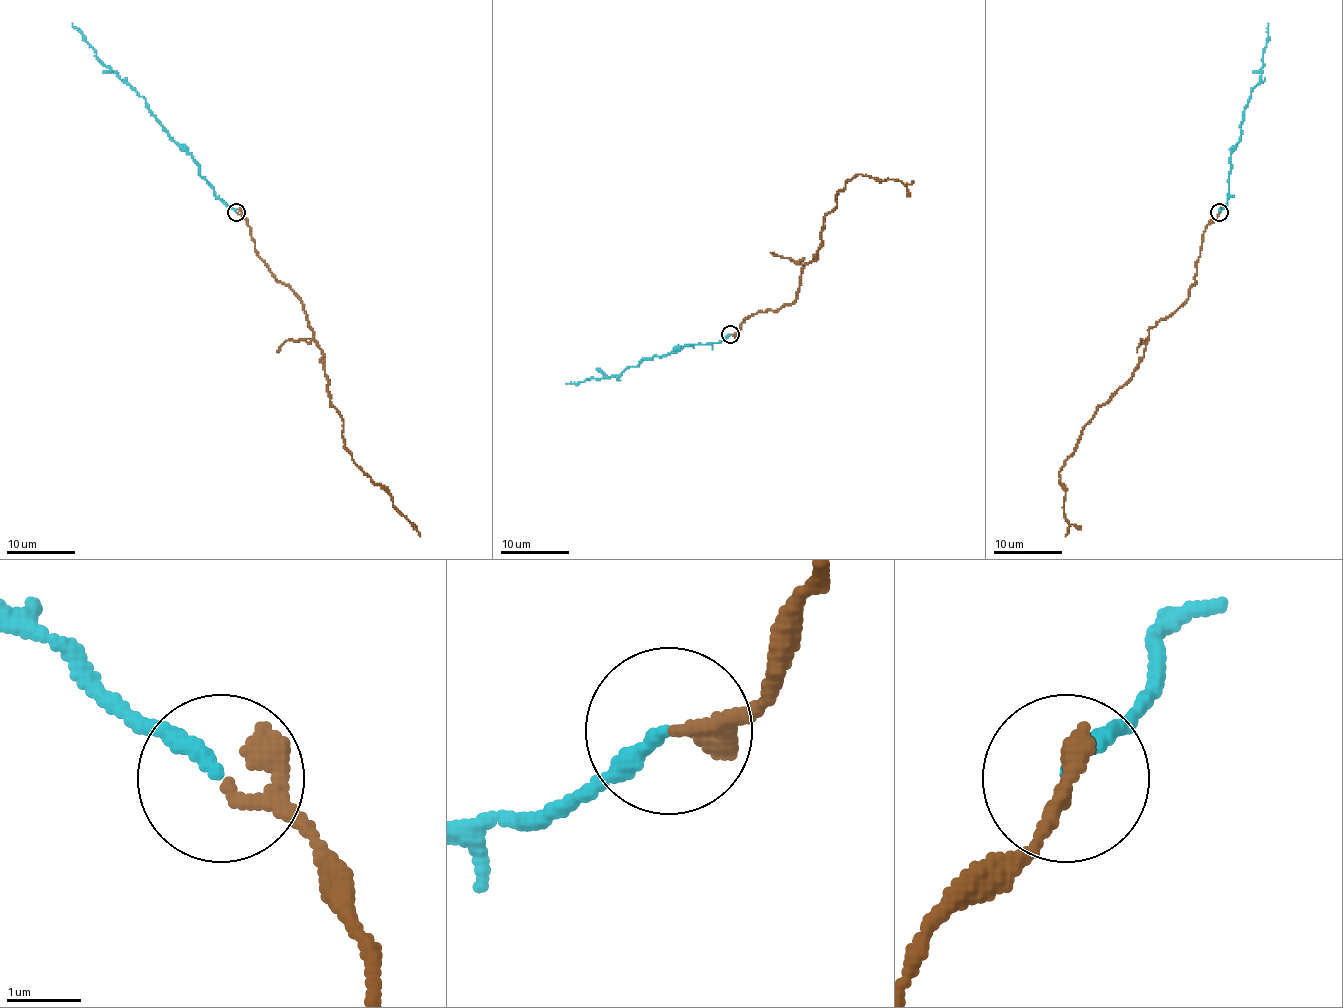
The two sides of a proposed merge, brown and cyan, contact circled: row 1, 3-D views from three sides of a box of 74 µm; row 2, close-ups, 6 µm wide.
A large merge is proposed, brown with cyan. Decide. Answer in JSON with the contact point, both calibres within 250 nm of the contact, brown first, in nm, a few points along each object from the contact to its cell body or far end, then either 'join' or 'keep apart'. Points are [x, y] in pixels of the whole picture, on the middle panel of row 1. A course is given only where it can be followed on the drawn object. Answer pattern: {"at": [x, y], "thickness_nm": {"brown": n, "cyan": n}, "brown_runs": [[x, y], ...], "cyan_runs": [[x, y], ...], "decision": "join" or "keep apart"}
{"at": [730, 334], "thickness_nm": {"brown": 130, "cyan": 220}, "brown_runs": [[729, 334], [750, 315], [796, 298], [799, 276], [816, 259], [823, 218], [847, 181], [862, 174], [913, 181]], "cyan_runs": [[729, 334], [717, 343], [678, 346], [618, 375], [566, 383]], "decision": "join"}

